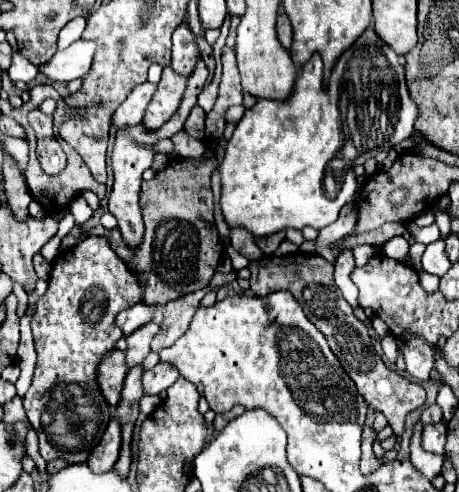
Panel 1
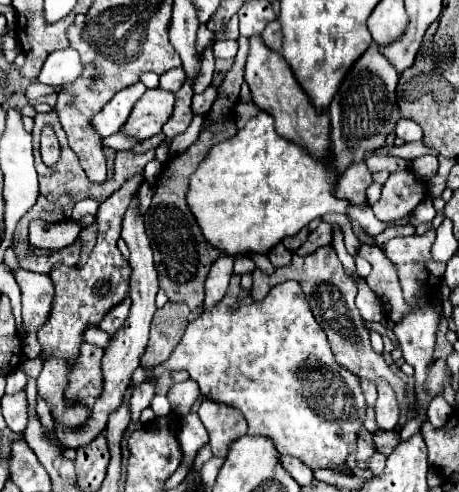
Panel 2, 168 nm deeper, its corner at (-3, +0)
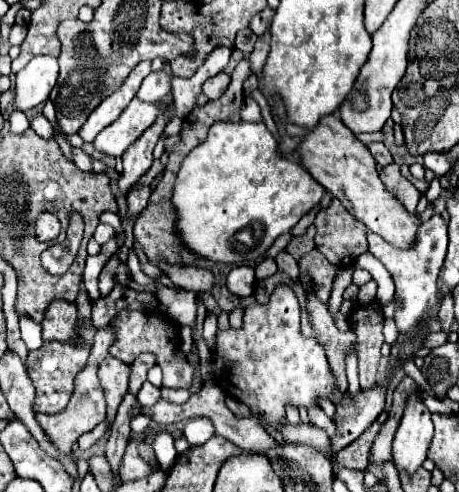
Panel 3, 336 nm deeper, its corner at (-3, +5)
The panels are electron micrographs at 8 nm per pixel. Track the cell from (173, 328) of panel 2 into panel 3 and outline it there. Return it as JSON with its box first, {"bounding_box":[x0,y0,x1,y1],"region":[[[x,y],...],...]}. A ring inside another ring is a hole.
{"bounding_box":[129,355,155,395],"region":[[[139,355],[133,363],[131,363],[131,377],[129,377],[129,393],[137,395],[141,385],[147,381],[147,371],[155,365],[155,357],[153,355]]]}

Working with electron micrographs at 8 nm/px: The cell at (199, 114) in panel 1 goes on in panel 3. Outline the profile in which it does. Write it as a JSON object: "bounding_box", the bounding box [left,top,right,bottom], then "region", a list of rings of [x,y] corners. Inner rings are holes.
{"bounding_box":[203,73,231,99],"region":[[[217,73],[217,75],[213,75],[211,79],[205,81],[203,93],[205,93],[209,99],[219,99],[219,97],[225,93],[225,89],[227,89],[229,79],[231,79],[231,77],[229,77],[227,73]]]}

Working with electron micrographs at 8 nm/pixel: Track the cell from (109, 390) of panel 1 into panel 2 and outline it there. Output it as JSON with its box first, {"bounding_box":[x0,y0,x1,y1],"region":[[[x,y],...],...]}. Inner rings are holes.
{"bounding_box":[65,344,105,406],"region":[[[81,344],[77,368],[69,372],[69,384],[65,396],[73,400],[81,400],[87,406],[93,406],[97,396],[101,396],[101,360],[105,350],[93,344]]]}

